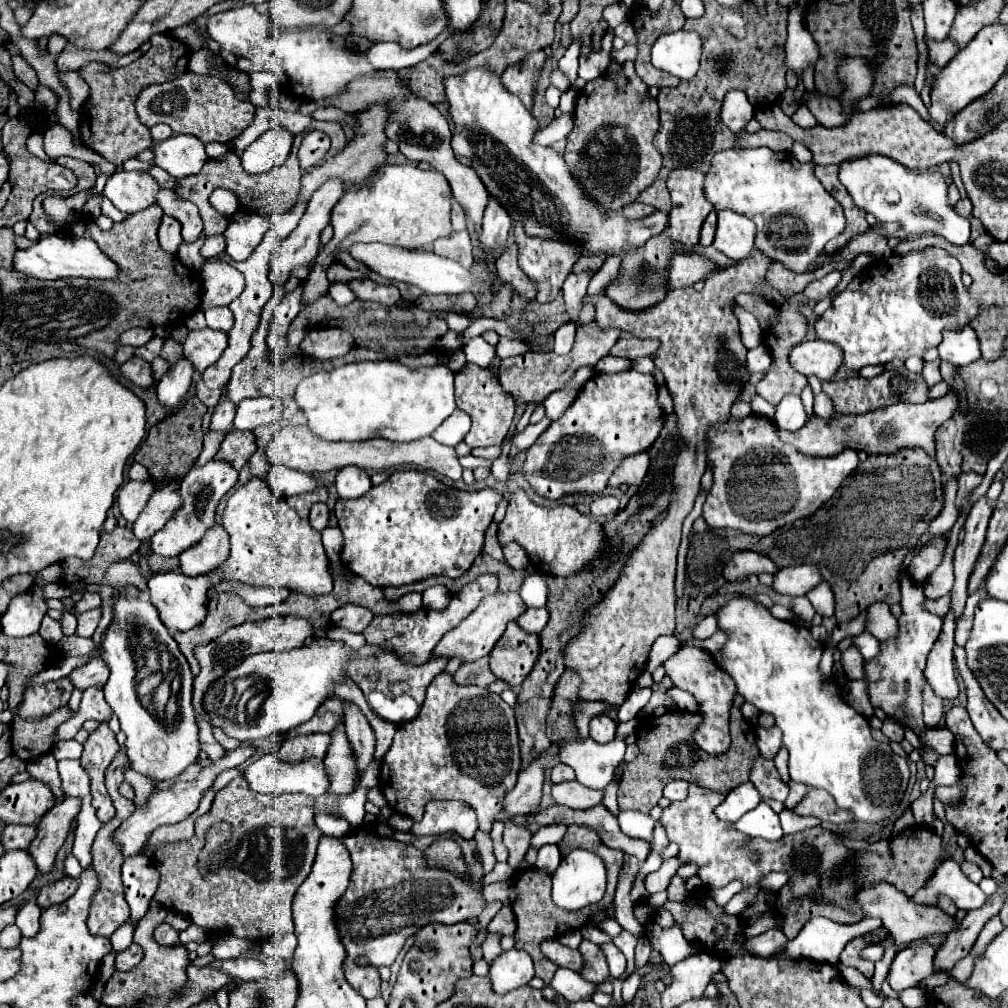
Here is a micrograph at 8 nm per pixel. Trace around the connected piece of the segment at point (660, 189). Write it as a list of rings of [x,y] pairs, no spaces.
[[[655,181],[649,189],[645,189],[639,195],[639,199],[643,199],[641,203],[653,205],[659,211],[665,211],[665,213],[671,211],[671,197],[669,197],[669,191],[665,187],[665,181]]]

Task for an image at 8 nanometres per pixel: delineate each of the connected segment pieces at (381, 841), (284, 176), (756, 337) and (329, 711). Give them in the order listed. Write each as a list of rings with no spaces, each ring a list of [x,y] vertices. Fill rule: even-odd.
[[[383,823],[365,825],[355,835],[343,839],[353,859],[353,875],[349,889],[337,903],[337,927],[347,949],[345,977],[351,979],[349,985],[365,999],[381,997],[377,967],[393,965],[407,937],[433,921],[453,925],[477,919],[485,907],[481,889],[473,889],[467,881],[457,879],[449,871],[429,869],[425,865],[423,851],[431,841],[433,839],[417,837],[409,831],[395,831]],[[359,955],[369,959],[369,967],[355,963]]]
[[[301,133],[295,135],[295,141],[293,141],[293,149],[287,157],[287,161],[279,167],[273,167],[269,169],[265,175],[249,175],[243,171],[241,167],[241,161],[239,157],[229,151],[225,153],[223,157],[219,159],[209,159],[205,163],[205,167],[197,173],[197,175],[191,175],[191,177],[185,177],[185,179],[179,179],[179,189],[177,193],[181,197],[185,197],[187,201],[195,203],[199,209],[200,216],[203,221],[203,232],[206,237],[222,234],[228,225],[228,217],[225,217],[218,213],[207,201],[209,195],[215,191],[215,189],[229,189],[233,193],[237,193],[237,199],[242,208],[250,208],[257,213],[265,213],[265,215],[271,215],[274,211],[289,211],[295,201],[297,201],[297,195],[301,191],[301,177],[303,177],[303,169],[299,167],[299,161],[297,161],[297,149],[301,145]]]
[[[731,303],[731,309],[733,309],[733,313],[735,313],[737,321],[739,321],[739,331],[741,331],[743,345],[745,345],[747,349],[753,349],[753,347],[761,345],[761,343],[763,343],[763,339],[761,339],[763,333],[761,333],[759,321],[755,319],[755,315],[749,313],[749,311],[745,311],[745,309],[739,307],[737,303]]]
[[[333,697],[333,699],[329,699],[329,703],[323,703],[317,709],[317,715],[313,715],[313,719],[309,719],[309,723],[301,723],[301,727],[297,727],[297,731],[291,731],[285,737],[309,735],[309,733],[329,733],[339,723],[341,717],[343,717],[343,699]]]

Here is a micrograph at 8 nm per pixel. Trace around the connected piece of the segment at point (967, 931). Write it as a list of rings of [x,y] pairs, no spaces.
[[[991,895],[981,909],[969,911],[967,917],[961,921],[959,931],[949,933],[947,935],[947,941],[939,947],[937,957],[935,957],[935,969],[937,971],[939,969],[943,969],[943,971],[945,969],[947,971],[953,969],[953,965],[971,951],[971,947],[977,941],[977,935],[981,933],[983,925],[991,917],[999,915],[999,911],[1001,911],[1003,905],[1005,905],[1005,897],[1003,895]]]

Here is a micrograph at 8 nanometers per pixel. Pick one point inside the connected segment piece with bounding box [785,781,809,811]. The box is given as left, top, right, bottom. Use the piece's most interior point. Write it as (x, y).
(796, 791)

